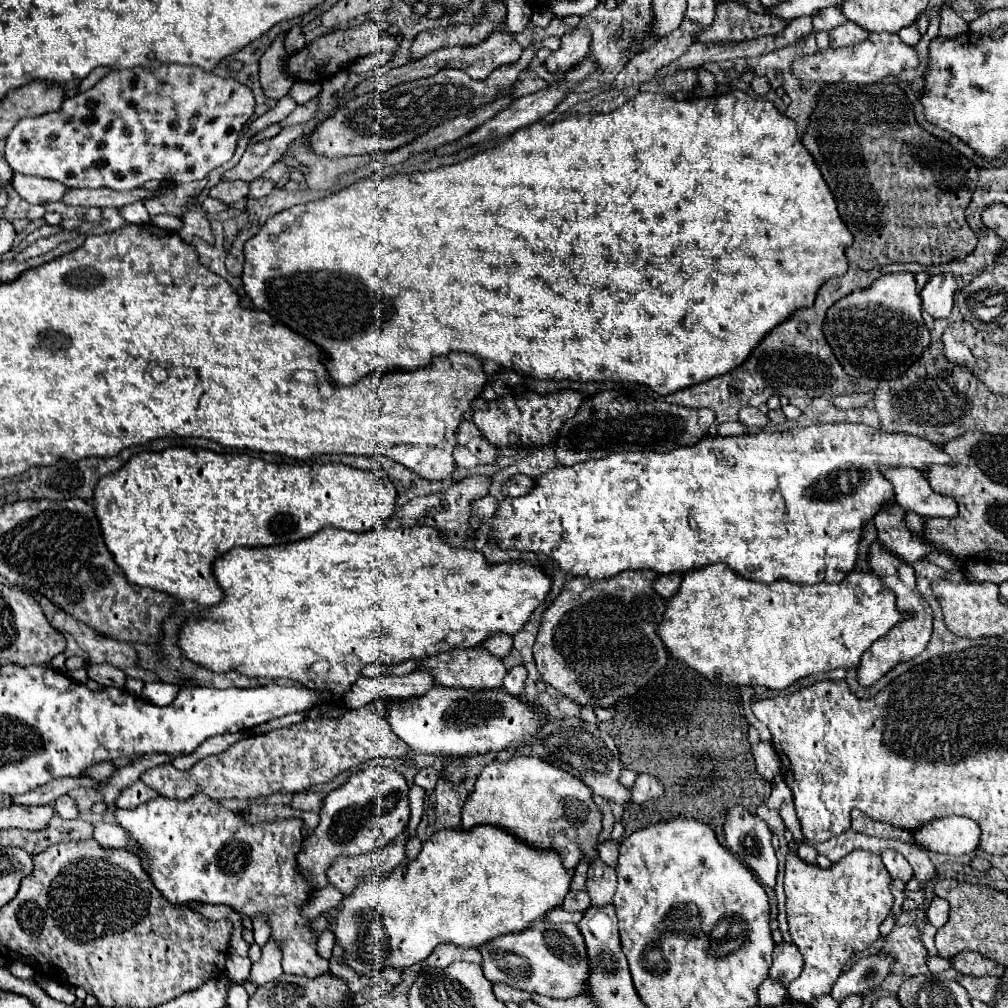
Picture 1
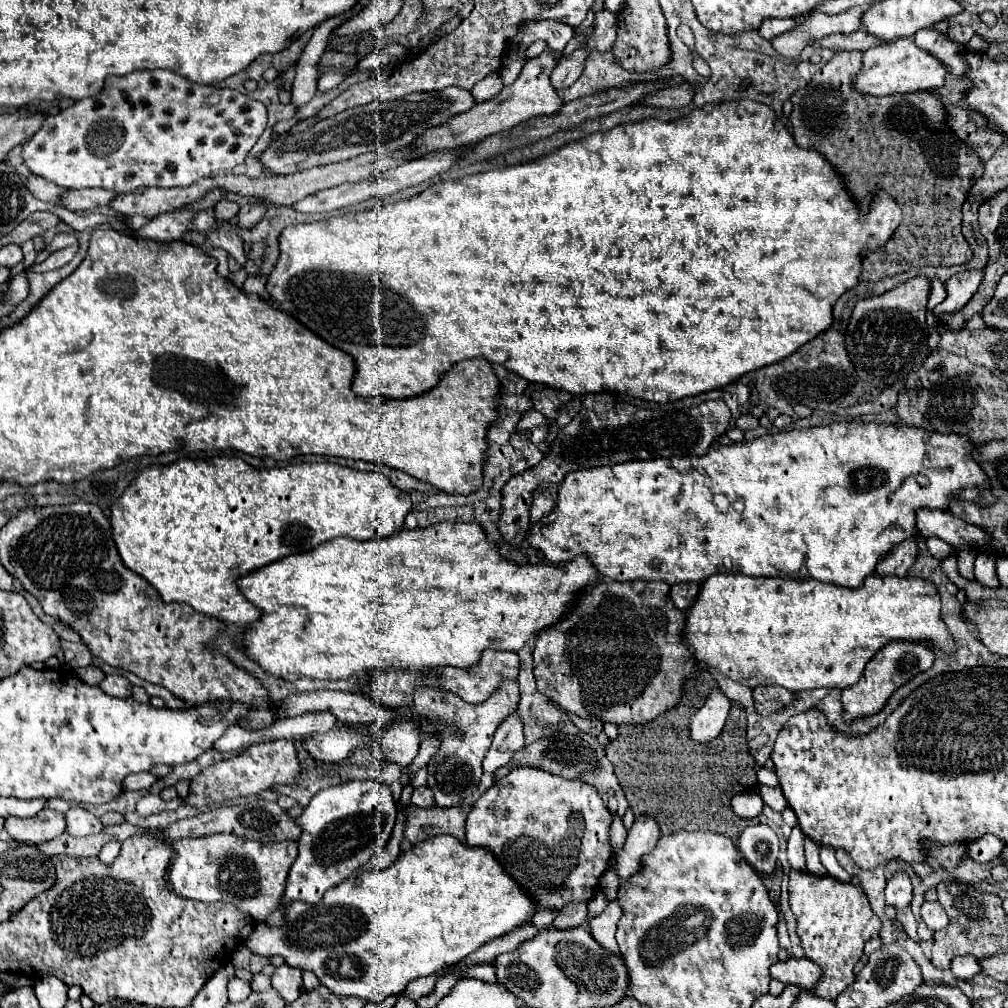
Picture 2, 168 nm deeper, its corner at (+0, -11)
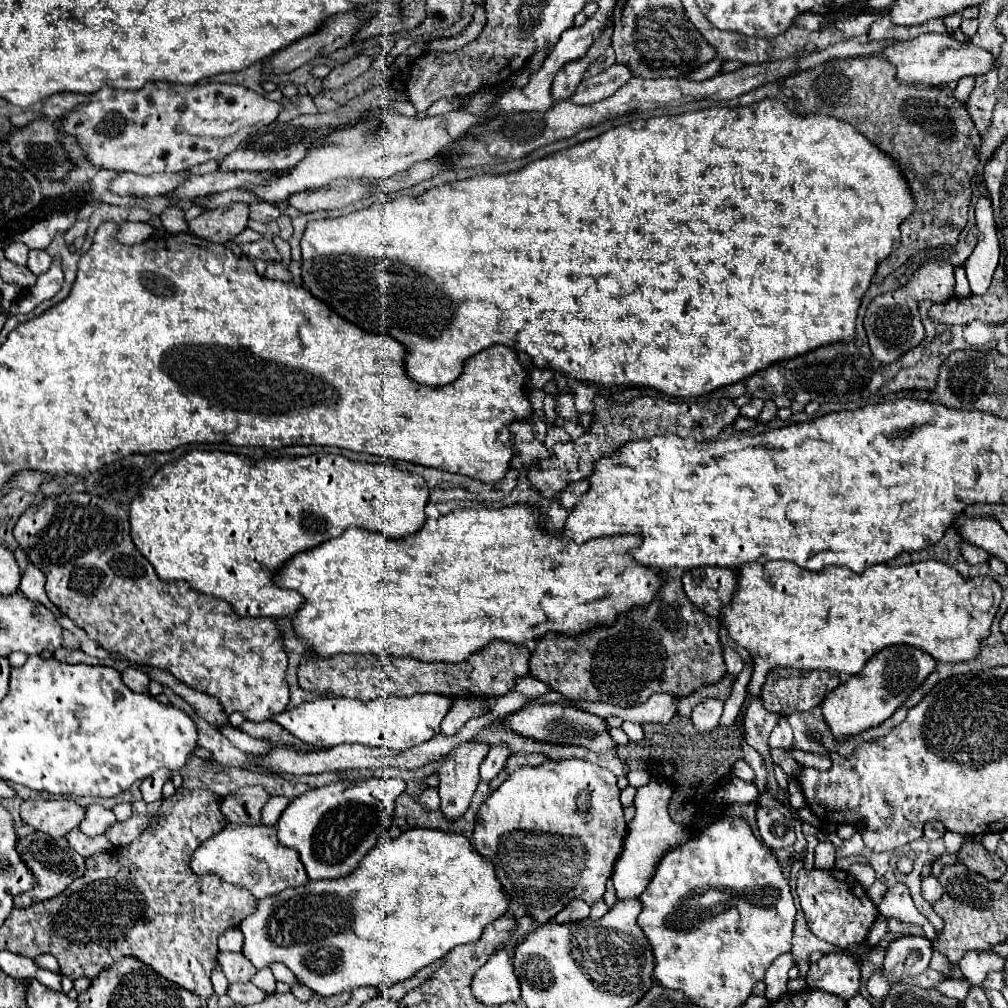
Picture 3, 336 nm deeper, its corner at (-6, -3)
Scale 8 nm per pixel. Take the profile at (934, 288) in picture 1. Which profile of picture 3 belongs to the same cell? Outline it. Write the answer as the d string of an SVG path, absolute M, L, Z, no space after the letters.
M980 195L976 203L976 227L978 227L978 245L974 253L968 257L964 267L968 273L972 293L980 295L980 293L986 293L1000 257L992 203L988 195Z

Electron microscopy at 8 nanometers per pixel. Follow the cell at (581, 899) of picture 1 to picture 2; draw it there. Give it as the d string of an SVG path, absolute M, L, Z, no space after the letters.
M584 901L580 903L570 903L568 907L562 907L554 919L556 929L574 929L580 927L586 921L588 915L588 905Z

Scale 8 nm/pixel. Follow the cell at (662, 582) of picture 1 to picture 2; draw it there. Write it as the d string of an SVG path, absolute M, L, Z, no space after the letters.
M678 583L676 587L670 589L670 599L680 611L684 611L692 605L692 599L696 599L698 589L700 589L700 583Z

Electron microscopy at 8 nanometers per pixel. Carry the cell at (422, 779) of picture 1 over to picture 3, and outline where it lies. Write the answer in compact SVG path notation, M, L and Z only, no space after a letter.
M430 787L430 789L424 789L418 797L418 803L428 809L428 811L438 811L440 809L440 797L438 797L438 789L436 787Z

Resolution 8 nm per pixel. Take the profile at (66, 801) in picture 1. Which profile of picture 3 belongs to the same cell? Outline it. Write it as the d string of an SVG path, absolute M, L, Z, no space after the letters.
M94 803L86 809L86 819L80 823L80 831L88 837L96 837L102 835L114 823L116 823L116 815L110 809Z

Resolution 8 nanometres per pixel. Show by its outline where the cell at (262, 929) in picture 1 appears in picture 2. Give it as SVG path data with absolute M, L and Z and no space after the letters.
M372 779L348 781L322 789L318 795L314 795L296 823L302 827L302 837L298 839L298 857L290 867L280 907L262 921L270 929L284 925L286 907L290 903L318 903L328 889L348 879L378 849L382 849L388 843L396 823L396 803L390 787L384 783Z

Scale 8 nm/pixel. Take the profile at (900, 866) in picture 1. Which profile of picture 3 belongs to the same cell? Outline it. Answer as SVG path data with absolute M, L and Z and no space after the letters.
M896 883L894 887L890 887L884 893L882 903L878 905L878 913L886 919L900 919L904 923L912 923L912 925L920 925L924 929L924 935L934 943L934 939L938 937L938 931L928 925L928 919L914 907L914 901L908 893L908 887L904 883Z

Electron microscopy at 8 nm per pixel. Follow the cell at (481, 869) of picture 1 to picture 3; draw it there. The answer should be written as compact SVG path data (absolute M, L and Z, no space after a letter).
M414 829L414 831L404 831L396 839L380 841L362 859L362 863L356 867L356 871L352 871L350 875L346 875L342 879L308 881L302 887L288 887L288 889L280 891L278 895L270 895L270 897L260 899L258 905L256 905L256 911L252 915L248 915L240 923L240 931L244 933L244 949L242 949L242 953L252 961L252 965L256 969L272 965L276 961L284 963L298 977L300 983L304 983L306 987L310 987L314 993L328 997L328 995L336 995L338 991L350 991L350 989L364 987L364 985L388 987L388 985L394 985L398 981L410 979L416 971L420 971L422 967L430 965L432 961L444 957L454 947L478 941L480 935L482 935L482 931L484 931L484 927L490 925L490 923L494 923L506 911L508 911L508 899L506 899L506 893L502 891L502 885L498 885L498 879L494 879L494 867L490 867L486 863L486 859L482 859L478 853L472 851L470 841L466 837L456 835L456 833L442 833L442 831L434 831L434 829Z

